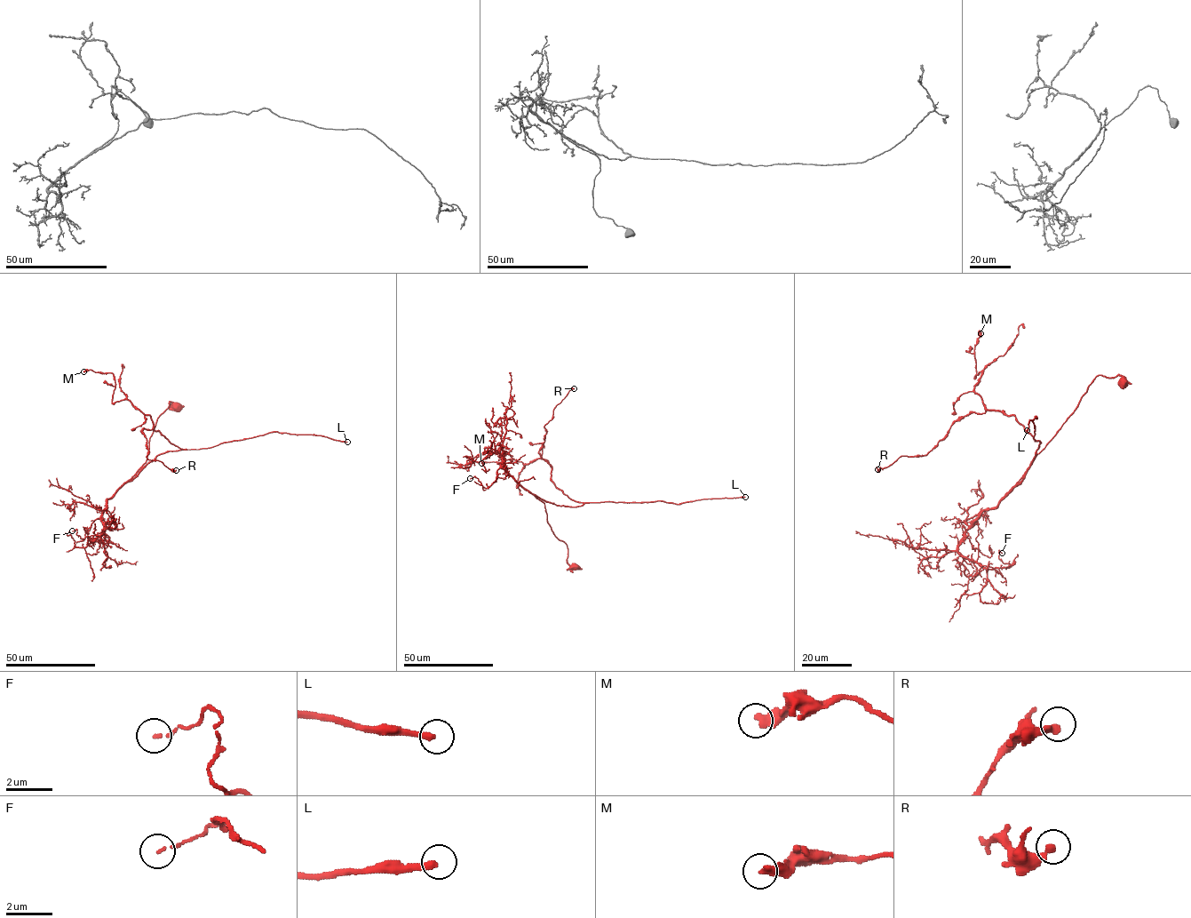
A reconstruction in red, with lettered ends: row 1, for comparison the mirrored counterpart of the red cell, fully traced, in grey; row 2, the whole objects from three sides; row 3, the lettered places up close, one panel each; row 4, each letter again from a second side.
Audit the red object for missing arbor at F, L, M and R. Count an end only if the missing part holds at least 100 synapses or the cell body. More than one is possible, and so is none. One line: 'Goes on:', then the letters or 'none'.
Goes on: L

